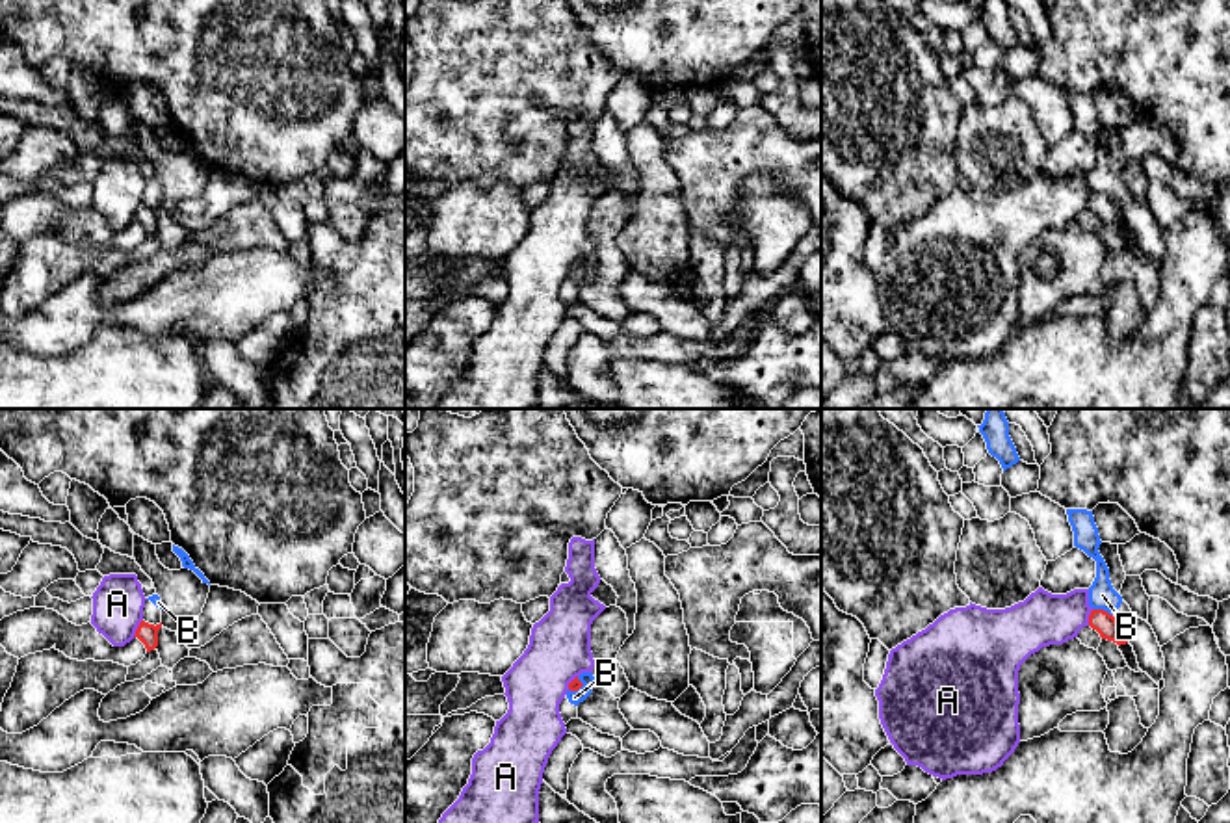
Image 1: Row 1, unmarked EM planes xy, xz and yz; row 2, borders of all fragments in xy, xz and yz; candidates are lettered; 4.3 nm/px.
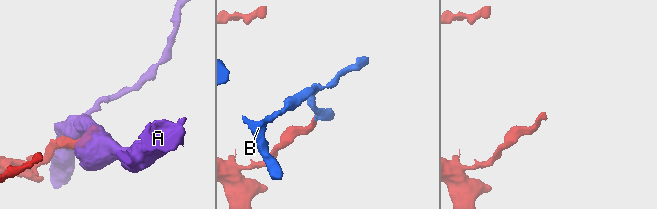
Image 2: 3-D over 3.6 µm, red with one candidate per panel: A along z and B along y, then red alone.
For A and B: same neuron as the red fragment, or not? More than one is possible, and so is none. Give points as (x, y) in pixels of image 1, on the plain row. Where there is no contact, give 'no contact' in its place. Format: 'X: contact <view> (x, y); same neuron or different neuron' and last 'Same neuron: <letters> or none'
A: contact xy (138, 212); different neuron
B: contact yz (1102, 194); different neuron
Same neuron: none

